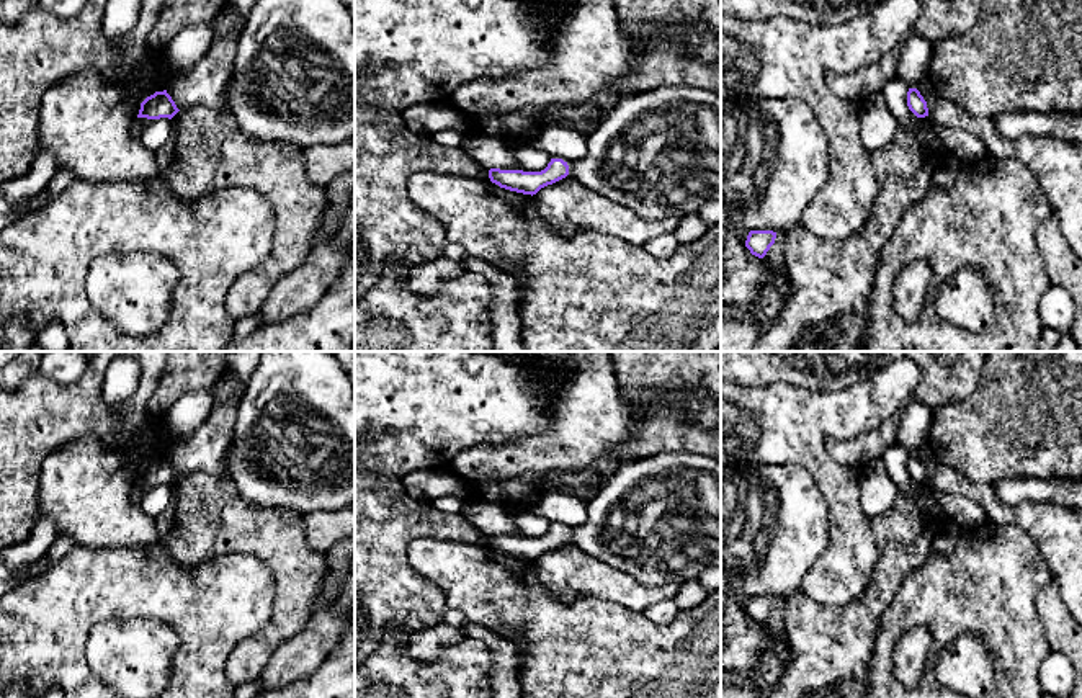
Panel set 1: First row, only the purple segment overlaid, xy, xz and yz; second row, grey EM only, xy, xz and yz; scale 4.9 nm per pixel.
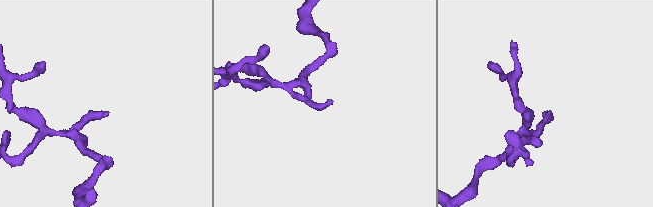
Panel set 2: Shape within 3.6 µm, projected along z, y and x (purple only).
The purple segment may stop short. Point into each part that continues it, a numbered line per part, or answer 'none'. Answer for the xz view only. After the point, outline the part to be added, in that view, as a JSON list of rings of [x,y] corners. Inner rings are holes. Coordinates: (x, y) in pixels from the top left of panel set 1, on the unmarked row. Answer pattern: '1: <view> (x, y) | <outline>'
1: xz (657, 519) | [[[695,453],[629,456],[587,502],[587,521],[567,531],[574,546],[642,585],[696,582],[706,569],[721,567],[721,463]]]

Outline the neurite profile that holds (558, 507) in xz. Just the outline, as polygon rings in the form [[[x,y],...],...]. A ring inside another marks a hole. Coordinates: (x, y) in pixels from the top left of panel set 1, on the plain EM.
[[[548,490],[531,512],[544,517],[551,525],[574,528],[587,521],[587,502],[575,494]]]

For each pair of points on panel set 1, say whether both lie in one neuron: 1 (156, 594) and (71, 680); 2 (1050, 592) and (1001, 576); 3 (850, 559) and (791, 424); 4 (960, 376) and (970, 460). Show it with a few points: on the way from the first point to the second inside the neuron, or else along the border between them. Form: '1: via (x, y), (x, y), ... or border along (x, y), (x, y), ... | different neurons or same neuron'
1: via (123, 594), (113, 594), (71, 636), (71, 648) | same neuron
2: border along (1051, 579), (1035, 602), (1041, 628) | different neurons
3: via (849, 525), (842, 489), (813, 458) | same neuron
4: border along (984, 368), (970, 394), (935, 409) | different neurons

